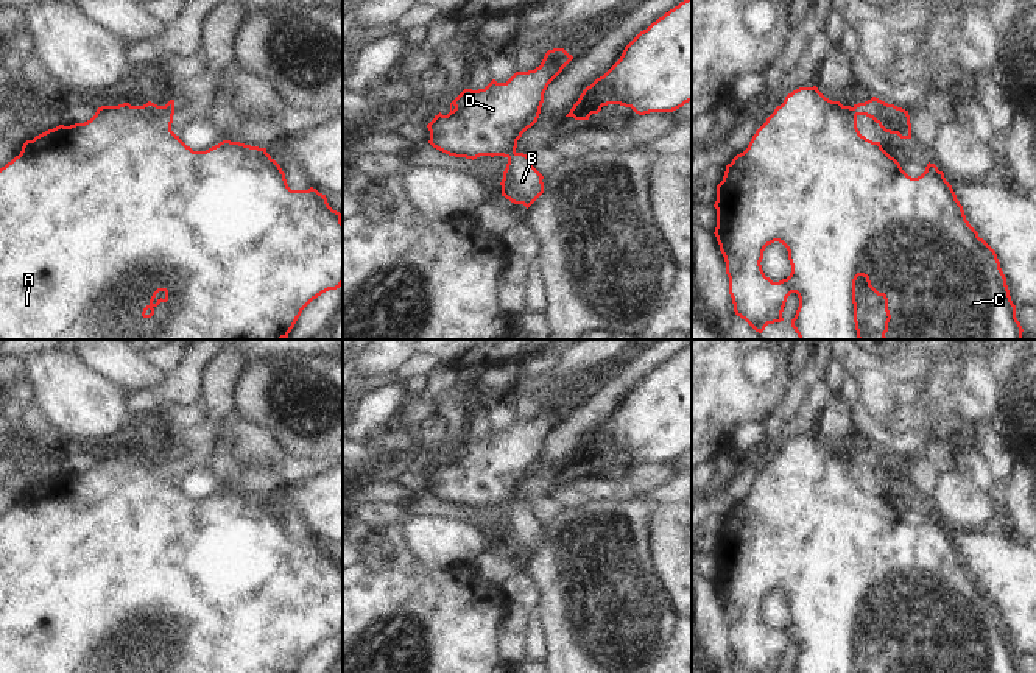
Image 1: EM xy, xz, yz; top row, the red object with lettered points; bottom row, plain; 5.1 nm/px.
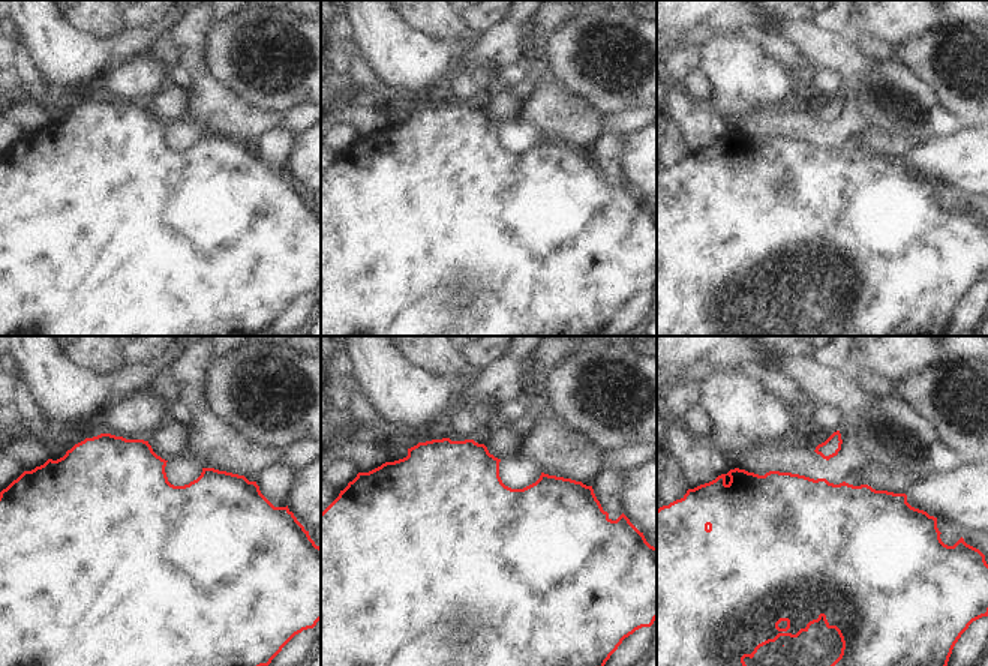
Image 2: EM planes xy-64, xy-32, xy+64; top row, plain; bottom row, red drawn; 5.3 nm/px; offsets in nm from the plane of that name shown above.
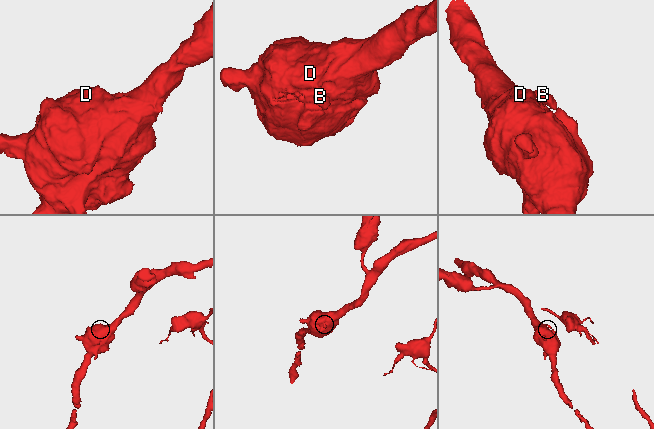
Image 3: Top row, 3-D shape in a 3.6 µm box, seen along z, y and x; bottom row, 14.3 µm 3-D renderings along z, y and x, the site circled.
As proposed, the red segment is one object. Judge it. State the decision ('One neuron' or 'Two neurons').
Two neurons

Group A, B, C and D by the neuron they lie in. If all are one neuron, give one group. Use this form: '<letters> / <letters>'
A C D / B

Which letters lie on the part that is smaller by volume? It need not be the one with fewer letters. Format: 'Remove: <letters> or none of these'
Remove: B

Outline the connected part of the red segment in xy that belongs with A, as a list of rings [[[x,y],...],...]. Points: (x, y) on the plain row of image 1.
[[[151,450],[143,455],[131,455],[129,452],[101,455],[84,472],[59,474],[36,484],[33,489],[26,489],[20,503],[0,517],[0,673],[296,673],[302,659],[313,648],[343,634],[343,570],[341,562],[329,555],[326,544],[313,536],[291,539],[285,522],[266,502],[266,497],[223,489],[206,500],[193,500],[171,480],[171,472],[173,464],[167,463],[164,455]]]

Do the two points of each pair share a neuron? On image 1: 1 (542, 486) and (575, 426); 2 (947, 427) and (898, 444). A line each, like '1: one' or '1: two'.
1: one
2: one

